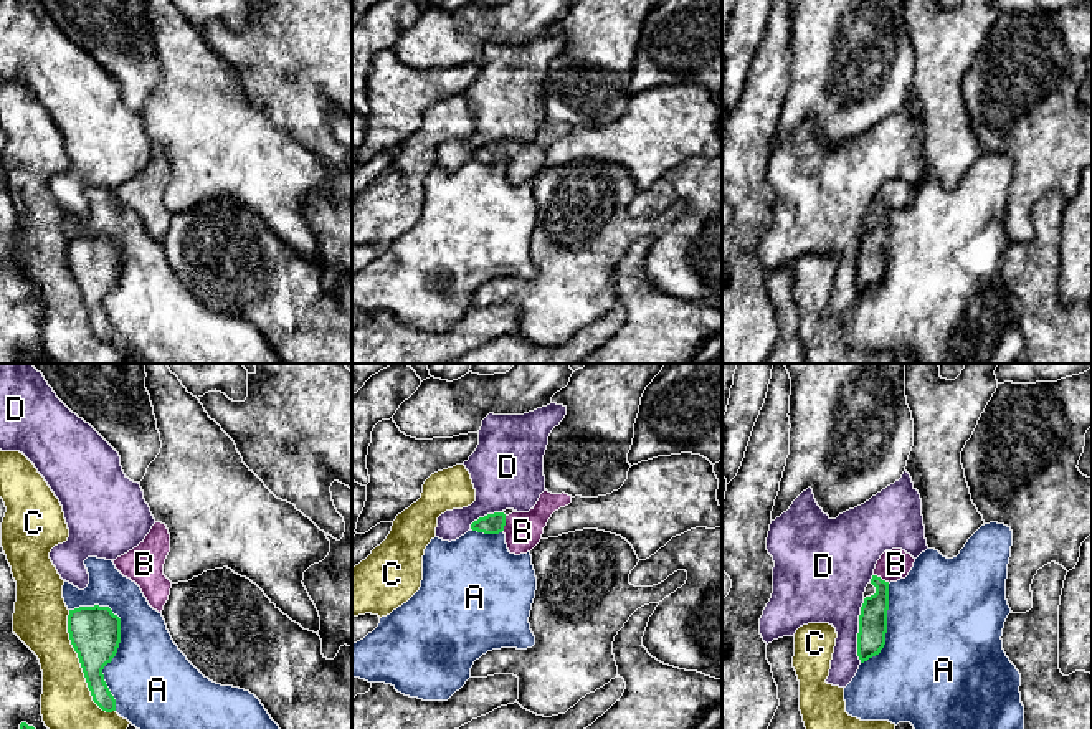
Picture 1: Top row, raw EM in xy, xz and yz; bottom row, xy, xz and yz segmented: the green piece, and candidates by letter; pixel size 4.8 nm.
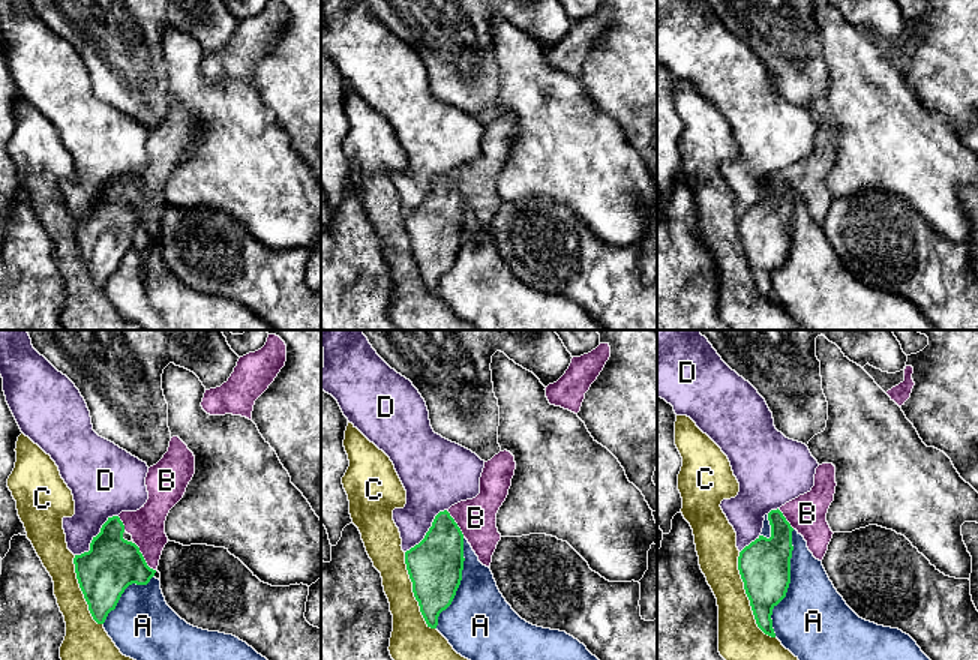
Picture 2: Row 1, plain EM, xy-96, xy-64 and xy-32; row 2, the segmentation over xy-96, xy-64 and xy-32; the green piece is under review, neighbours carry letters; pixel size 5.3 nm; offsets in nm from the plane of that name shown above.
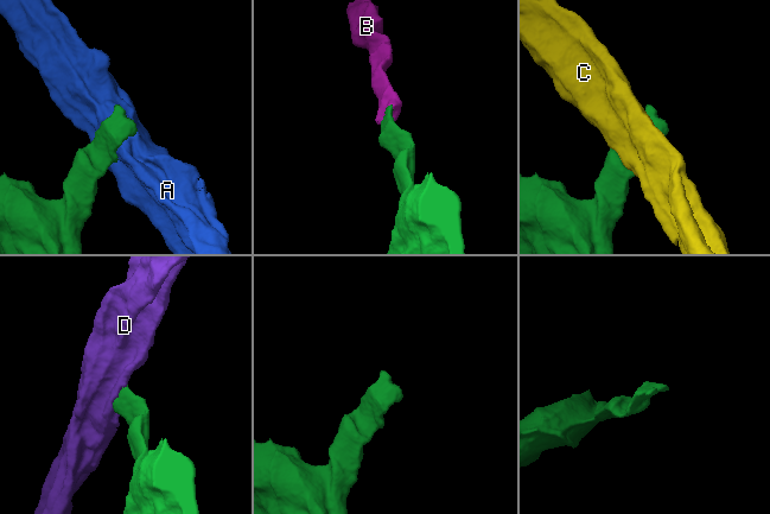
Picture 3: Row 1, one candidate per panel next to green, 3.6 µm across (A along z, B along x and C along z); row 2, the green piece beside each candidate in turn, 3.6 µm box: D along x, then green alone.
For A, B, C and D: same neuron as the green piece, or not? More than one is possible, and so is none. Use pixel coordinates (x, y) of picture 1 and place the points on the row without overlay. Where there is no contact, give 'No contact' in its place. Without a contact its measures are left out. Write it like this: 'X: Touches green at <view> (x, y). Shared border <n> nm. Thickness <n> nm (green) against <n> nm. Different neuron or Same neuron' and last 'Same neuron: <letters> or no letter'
A: Touches green at xy (119, 270). Shared border 550 nm. Thickness 260 nm (green) against 400 nm. Different neuron
B: Touches green at xz (504, 154). Shared border 80 nm. Thickness 100 nm (green) against 180 nm. Same neuron
C: Touches green at xy (81, 295). Shared border 550 nm. Thickness 260 nm (green) against 260 nm. Different neuron
D: Touches green at yz (859, 260). Shared border 320 nm. Thickness 140 nm (green) against 340 nm. Different neuron
Same neuron: B

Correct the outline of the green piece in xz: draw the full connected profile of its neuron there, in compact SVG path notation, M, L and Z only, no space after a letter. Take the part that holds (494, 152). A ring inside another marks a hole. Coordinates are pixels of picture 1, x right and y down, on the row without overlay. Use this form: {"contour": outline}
{"contour": "M547 119L540 124L537 134L529 142L487 144L471 154L472 160L484 164L506 164L506 174L510 183L520 185L530 182L542 169L544 157L555 141L572 132L572 126L552 124Z"}

